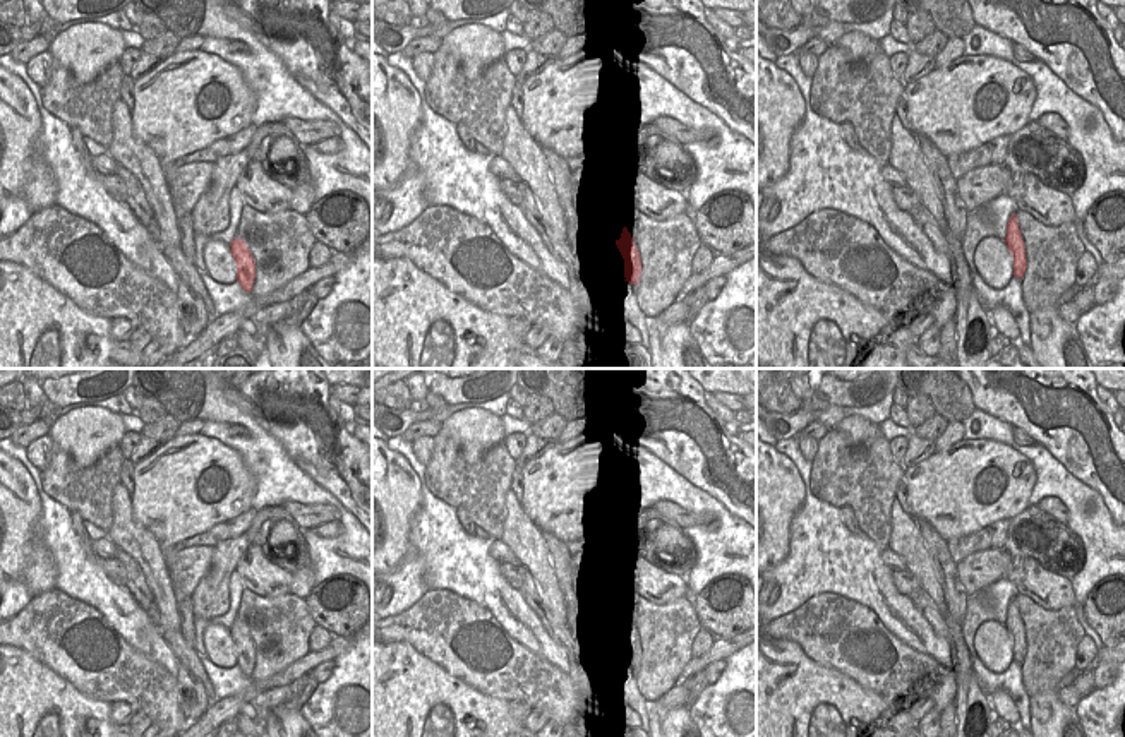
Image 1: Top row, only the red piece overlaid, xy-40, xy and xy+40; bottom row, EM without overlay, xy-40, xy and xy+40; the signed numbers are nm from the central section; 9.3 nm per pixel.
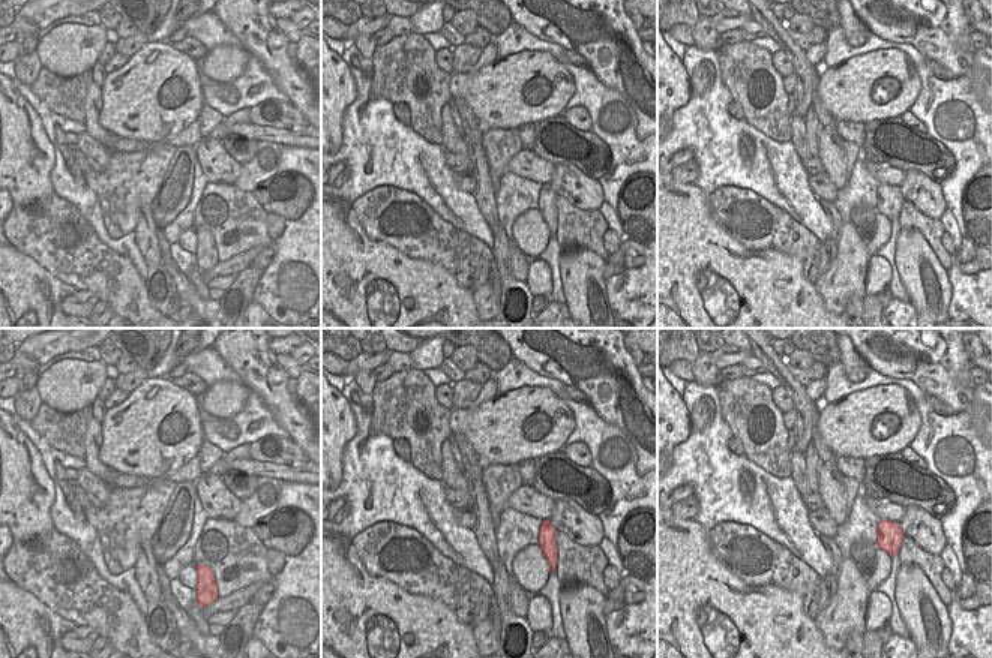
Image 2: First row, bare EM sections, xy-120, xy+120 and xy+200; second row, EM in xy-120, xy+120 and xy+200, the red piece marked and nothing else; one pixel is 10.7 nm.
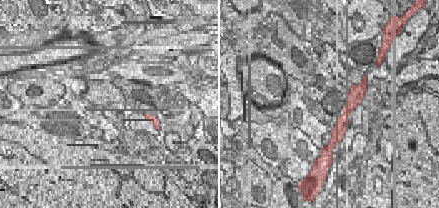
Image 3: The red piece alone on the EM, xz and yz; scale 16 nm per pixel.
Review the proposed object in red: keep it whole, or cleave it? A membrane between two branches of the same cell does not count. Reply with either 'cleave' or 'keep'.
keep

